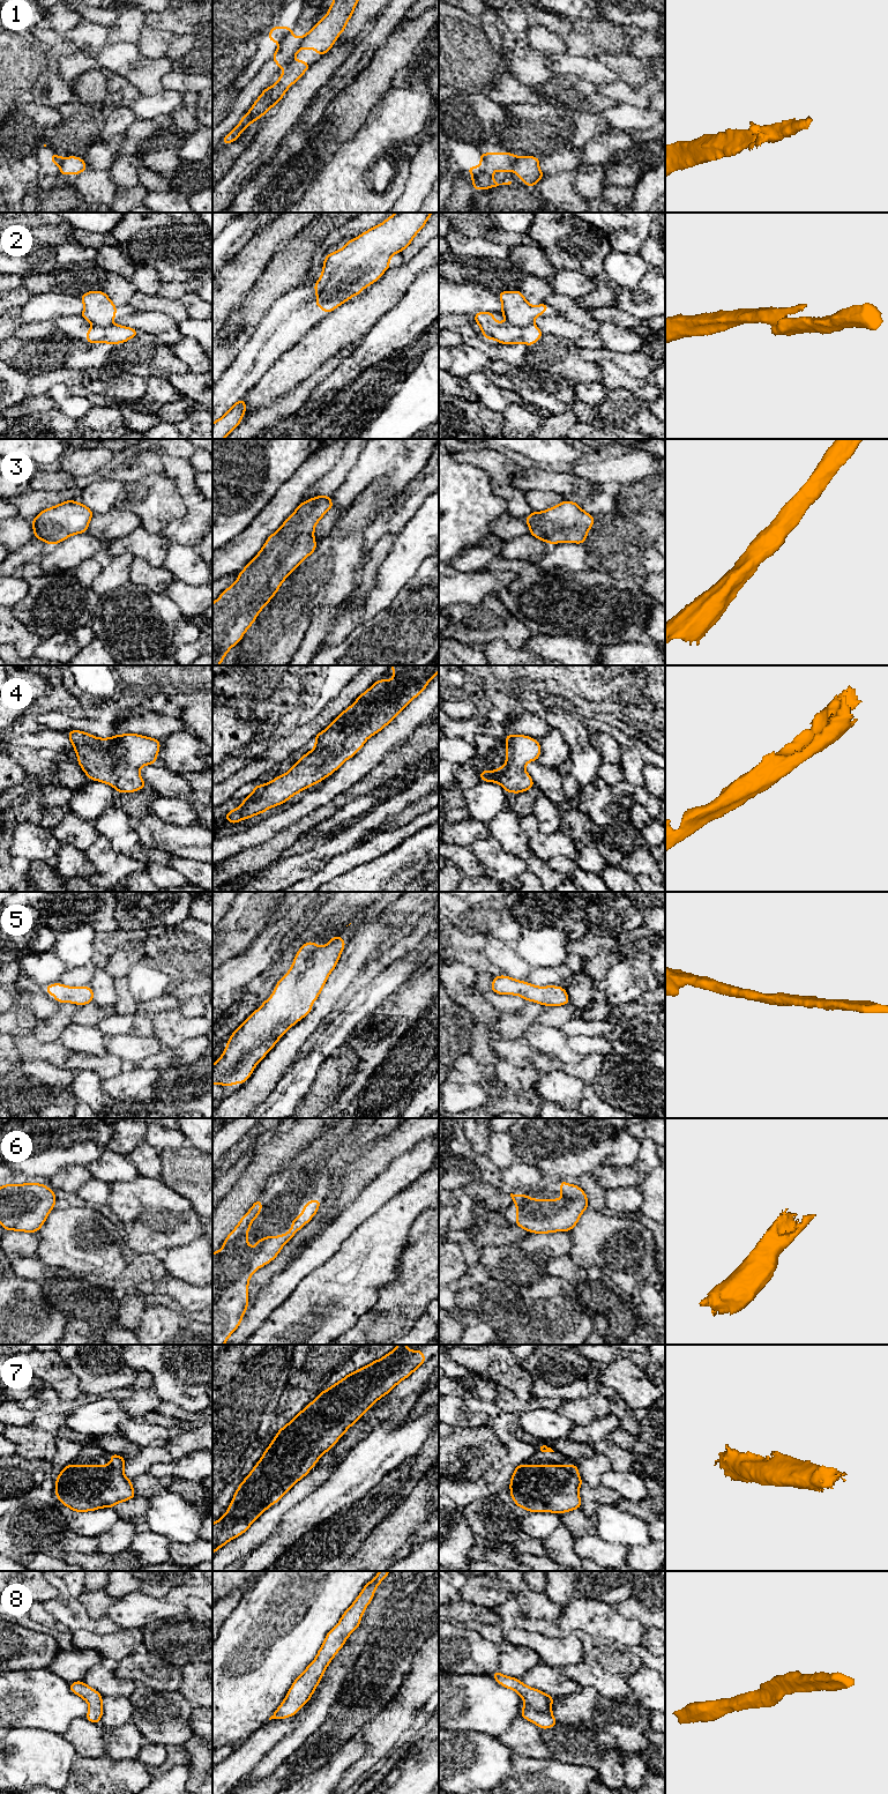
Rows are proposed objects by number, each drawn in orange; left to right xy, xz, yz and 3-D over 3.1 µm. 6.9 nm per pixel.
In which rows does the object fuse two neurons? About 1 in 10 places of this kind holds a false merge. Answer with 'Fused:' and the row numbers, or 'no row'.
Fused: 2

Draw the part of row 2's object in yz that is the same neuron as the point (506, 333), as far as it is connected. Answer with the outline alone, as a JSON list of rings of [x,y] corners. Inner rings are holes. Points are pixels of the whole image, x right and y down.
[[[493,312],[476,313],[473,319],[480,327],[484,337],[502,344],[525,343],[530,347],[543,336],[542,330],[533,323],[517,326],[508,321],[498,322]]]

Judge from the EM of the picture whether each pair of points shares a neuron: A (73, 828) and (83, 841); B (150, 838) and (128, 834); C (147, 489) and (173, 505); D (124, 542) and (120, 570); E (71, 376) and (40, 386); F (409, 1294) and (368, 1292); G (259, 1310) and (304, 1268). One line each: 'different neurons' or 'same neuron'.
A: same neuron
B: different neurons
C: same neuron
D: different neurons
E: same neuron
F: different neurons
G: same neuron

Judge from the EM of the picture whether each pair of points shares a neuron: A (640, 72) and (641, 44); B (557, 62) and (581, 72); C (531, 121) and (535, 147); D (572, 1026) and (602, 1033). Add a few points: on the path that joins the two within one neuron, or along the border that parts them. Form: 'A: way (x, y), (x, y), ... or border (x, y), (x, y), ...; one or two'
A: border (632, 53), (648, 61); two
B: way (562, 64), (575, 66); one
C: way (532, 127), (535, 129), (535, 141); one
D: way (579, 1026), (595, 1028); one

